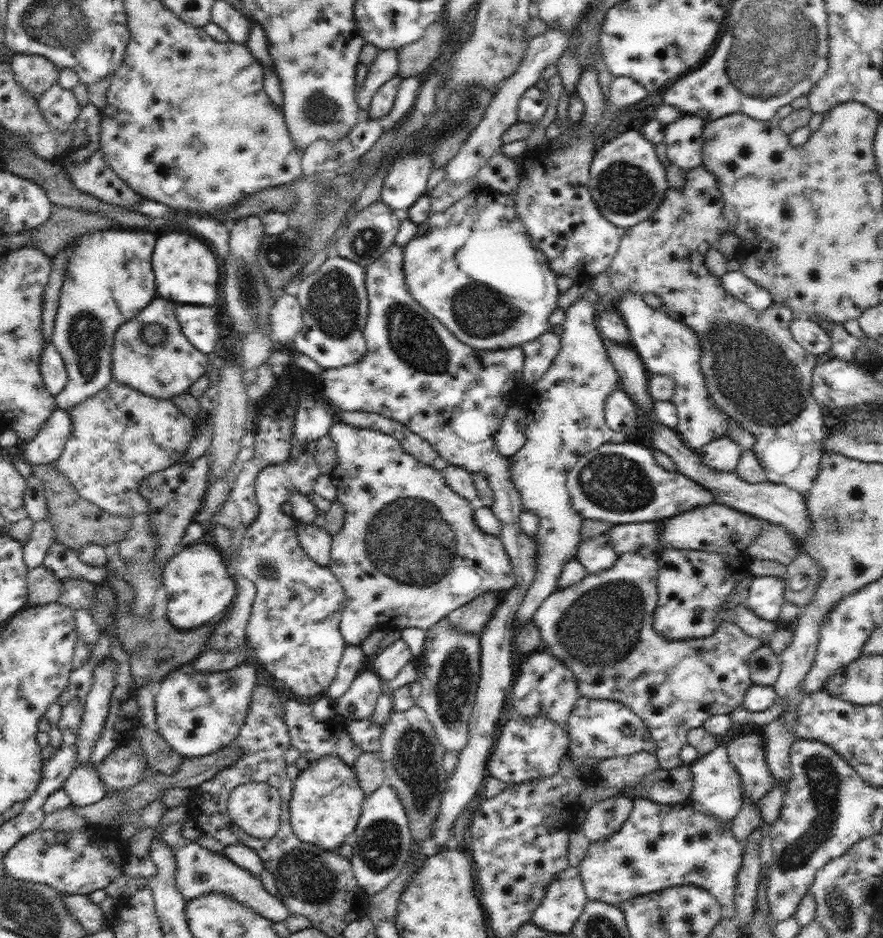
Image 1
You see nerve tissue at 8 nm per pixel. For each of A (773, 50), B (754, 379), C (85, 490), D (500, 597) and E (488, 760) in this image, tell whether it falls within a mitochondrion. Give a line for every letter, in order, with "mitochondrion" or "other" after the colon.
A: mitochondrion
B: mitochondrion
C: other
D: other
E: other

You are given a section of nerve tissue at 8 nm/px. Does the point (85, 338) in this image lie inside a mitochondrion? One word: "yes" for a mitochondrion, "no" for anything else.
yes

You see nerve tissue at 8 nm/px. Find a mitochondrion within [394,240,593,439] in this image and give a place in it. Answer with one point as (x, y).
(479, 311)

